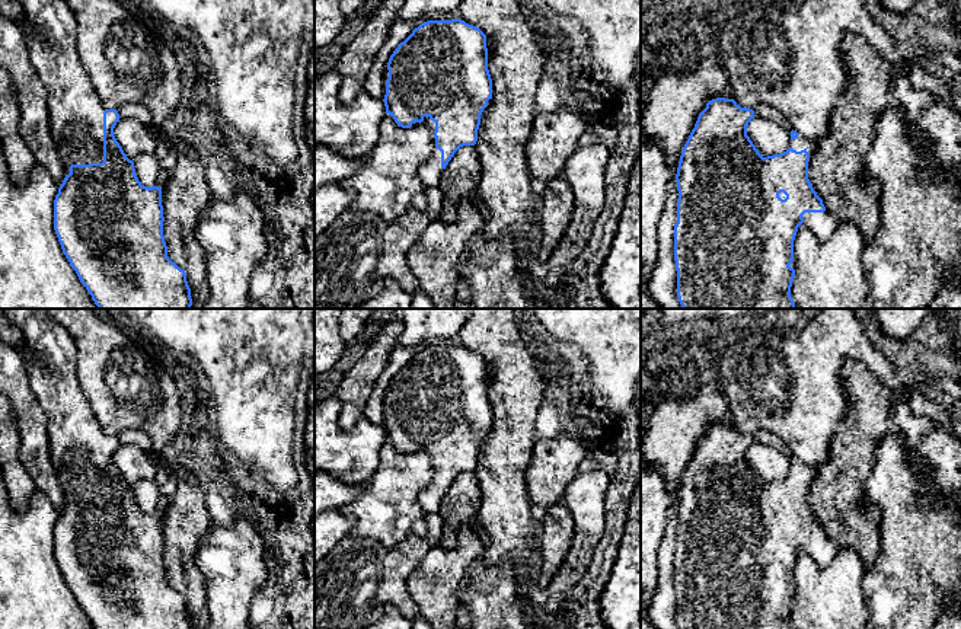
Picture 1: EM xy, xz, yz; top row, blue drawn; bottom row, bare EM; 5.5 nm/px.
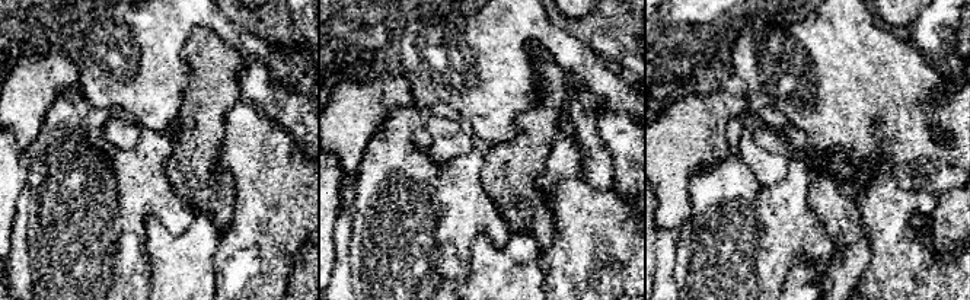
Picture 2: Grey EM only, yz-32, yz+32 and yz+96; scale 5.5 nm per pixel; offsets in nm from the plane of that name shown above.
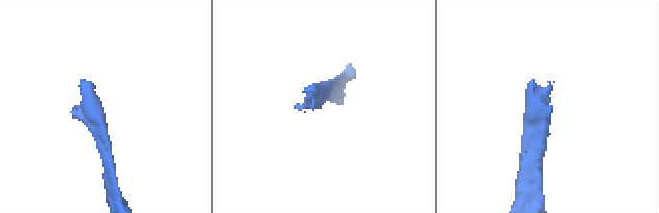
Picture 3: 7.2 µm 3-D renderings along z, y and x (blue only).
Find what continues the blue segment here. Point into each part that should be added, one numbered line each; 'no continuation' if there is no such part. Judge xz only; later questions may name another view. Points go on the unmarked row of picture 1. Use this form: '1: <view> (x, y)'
1: xz (430, 498)

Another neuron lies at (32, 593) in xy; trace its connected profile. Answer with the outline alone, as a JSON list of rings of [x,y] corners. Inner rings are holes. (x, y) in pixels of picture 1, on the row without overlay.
[[[0,467],[0,629],[95,629],[63,579],[54,556],[54,526],[60,511],[38,489],[29,505],[17,513],[9,498]]]

